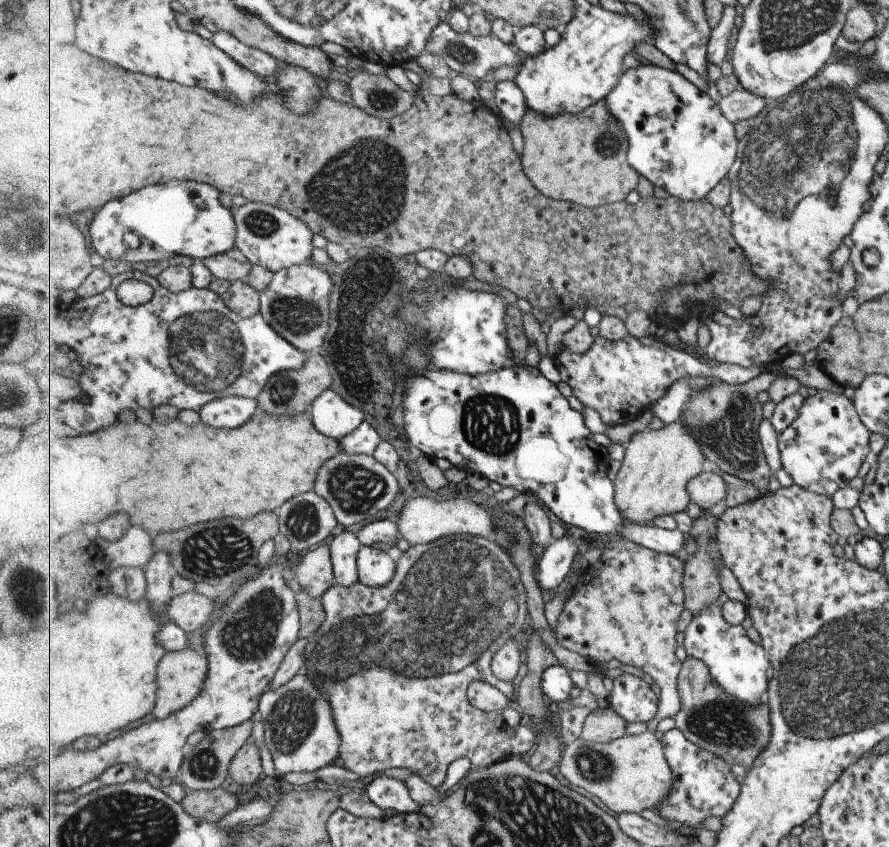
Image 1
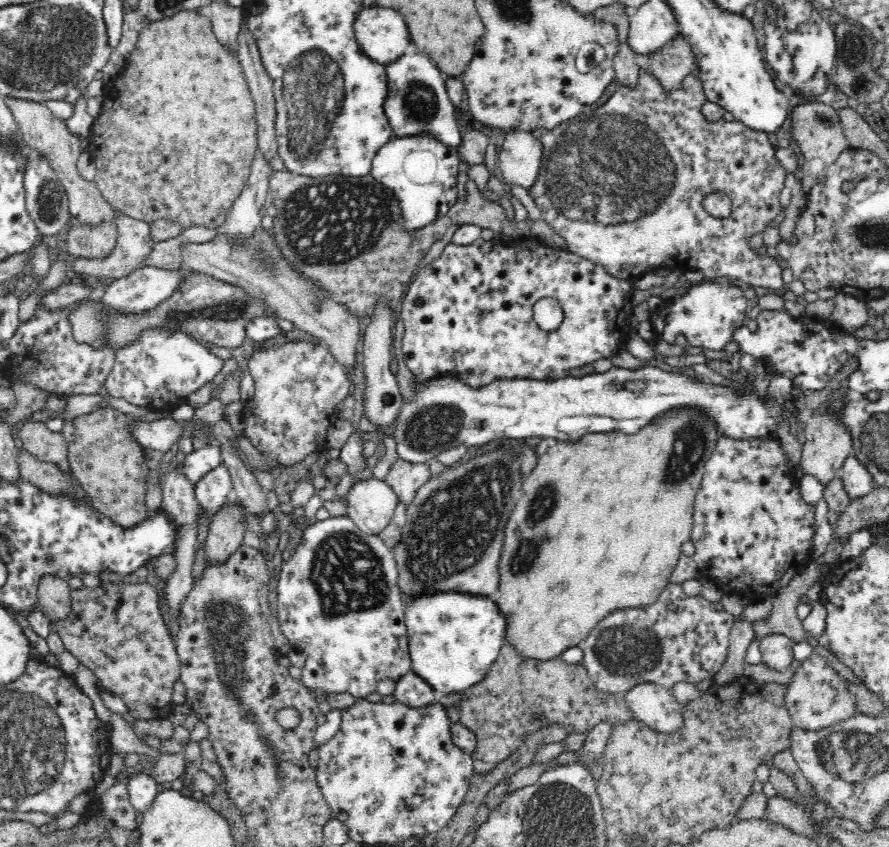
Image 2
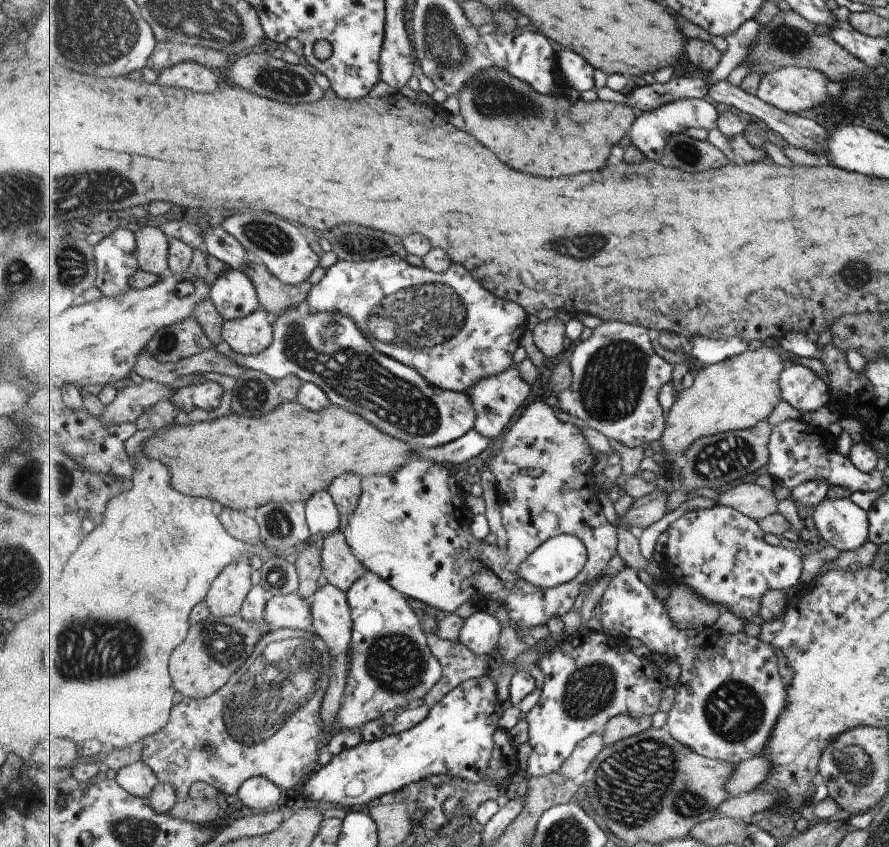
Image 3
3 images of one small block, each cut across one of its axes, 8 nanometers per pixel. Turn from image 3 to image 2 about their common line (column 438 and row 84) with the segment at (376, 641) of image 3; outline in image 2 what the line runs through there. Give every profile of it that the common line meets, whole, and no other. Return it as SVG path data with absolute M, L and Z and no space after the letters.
M680 32L672 40L668 40L668 44L646 55L648 62L644 64L645 72L657 80L662 91L674 92L682 87L682 82L688 76L700 76L700 65L694 47Z

